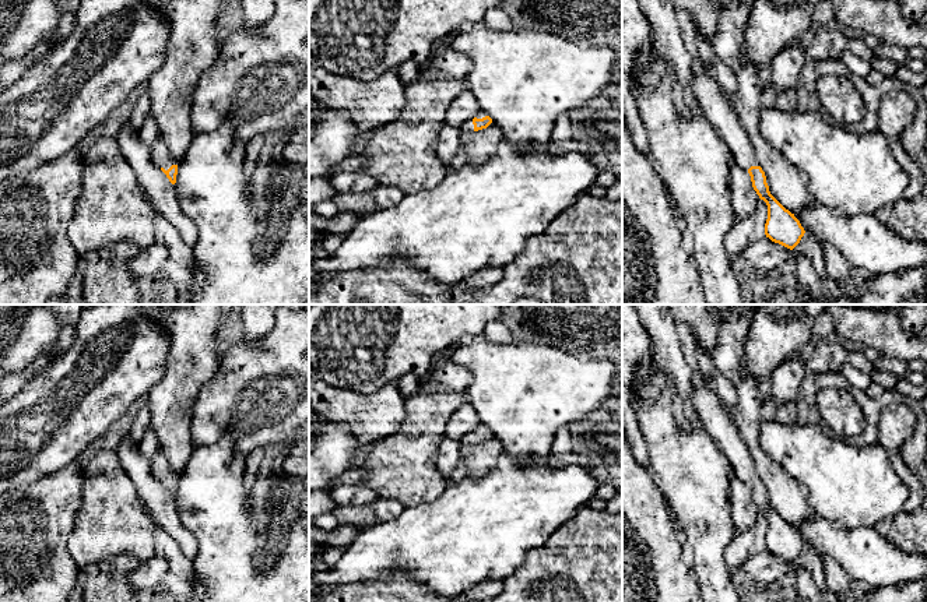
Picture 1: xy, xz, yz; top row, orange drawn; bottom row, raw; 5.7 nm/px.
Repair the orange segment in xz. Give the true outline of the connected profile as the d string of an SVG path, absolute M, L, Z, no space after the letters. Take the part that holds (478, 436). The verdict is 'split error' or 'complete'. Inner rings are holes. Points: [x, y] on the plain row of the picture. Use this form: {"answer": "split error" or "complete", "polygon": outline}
{"answer": "split error", "polygon": "M480 422L473 433L468 433L460 439L460 443L463 446L478 444L487 441L491 436L492 432L484 423Z"}

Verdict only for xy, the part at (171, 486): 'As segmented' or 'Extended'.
Extended

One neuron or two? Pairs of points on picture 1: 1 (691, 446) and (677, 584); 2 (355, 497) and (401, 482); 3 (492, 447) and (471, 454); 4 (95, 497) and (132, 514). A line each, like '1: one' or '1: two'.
1: two
2: two
3: one
4: one

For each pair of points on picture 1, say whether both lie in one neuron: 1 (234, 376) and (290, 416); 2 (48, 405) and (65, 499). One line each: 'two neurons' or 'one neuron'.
1: one neuron
2: two neurons

